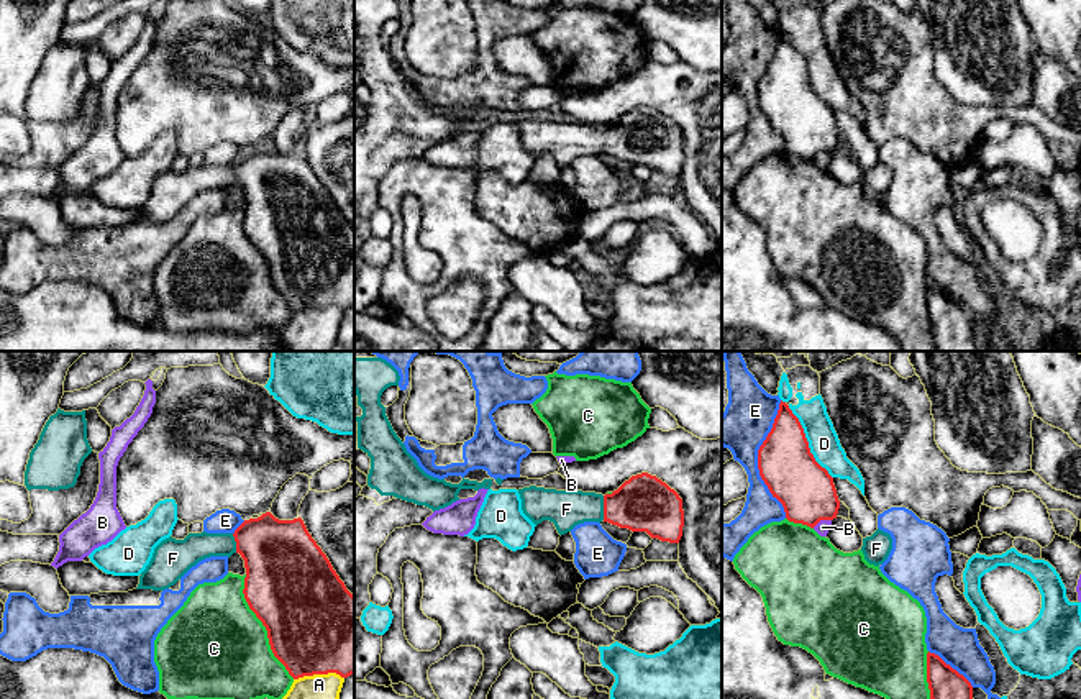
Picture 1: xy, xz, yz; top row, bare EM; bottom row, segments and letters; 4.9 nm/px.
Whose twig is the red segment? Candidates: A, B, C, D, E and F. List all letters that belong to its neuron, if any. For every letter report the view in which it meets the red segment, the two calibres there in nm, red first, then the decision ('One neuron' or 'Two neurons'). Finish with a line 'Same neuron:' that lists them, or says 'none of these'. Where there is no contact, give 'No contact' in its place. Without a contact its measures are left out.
A: Touches red in xy. Thickness 480 nm (red) against 260 nm. Two neurons
B: Touches red in yz. Thickness 280 nm (red) against 70 nm. Two neurons
C: Touches red in xy. Thickness 480 nm (red) against 480 nm. Two neurons
D: Touches red in yz. Thickness 280 nm (red) against 150 nm. Two neurons
E: Touches red in yz. Thickness 280 nm (red) against 240 nm. Two neurons
F: Touches red in xz. Thickness 280 nm (red) against 190 nm. One neuron
Same neuron: F

